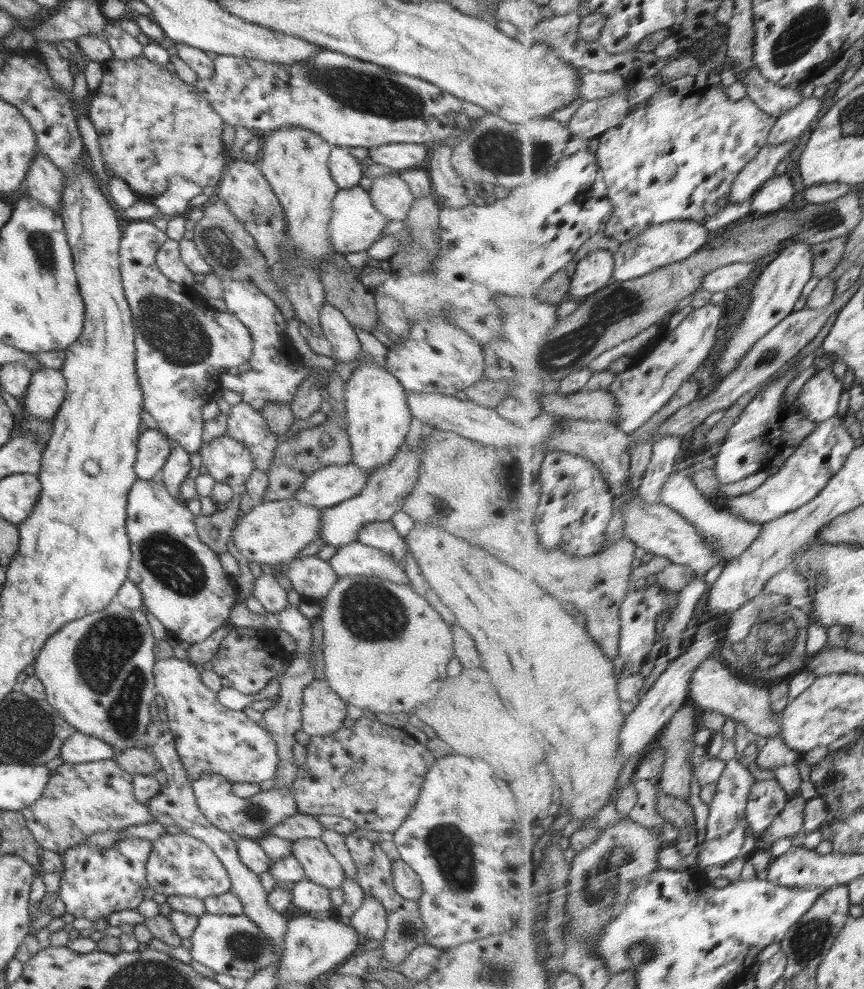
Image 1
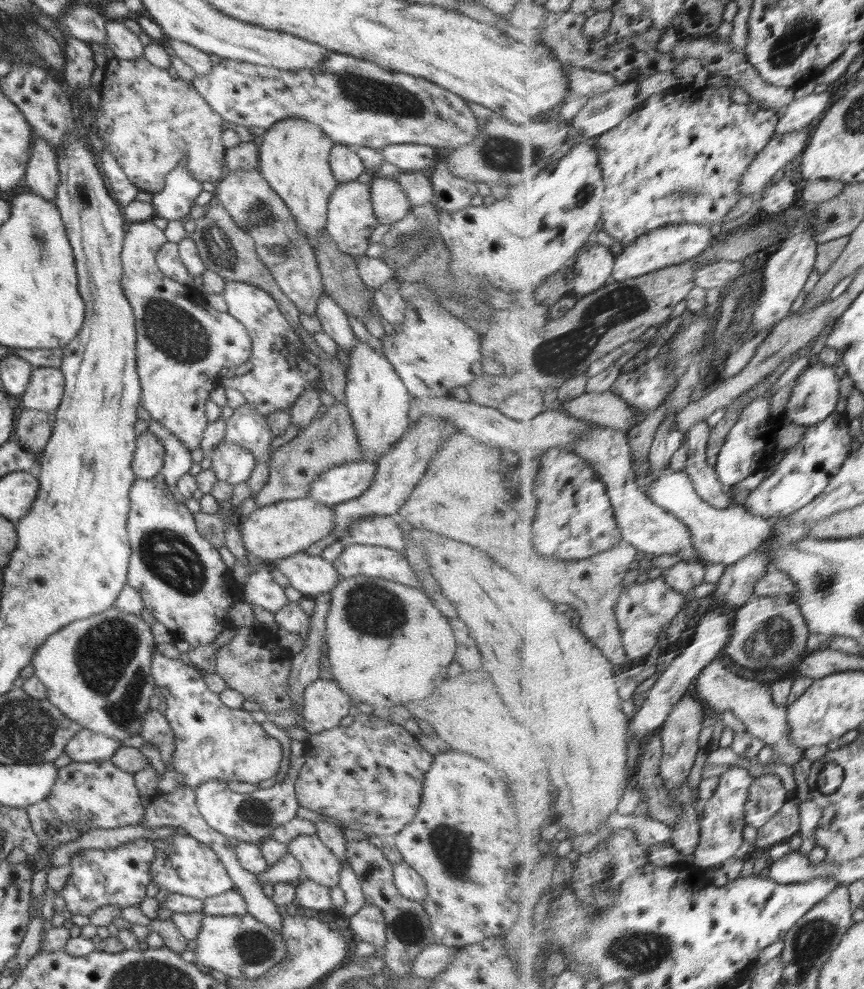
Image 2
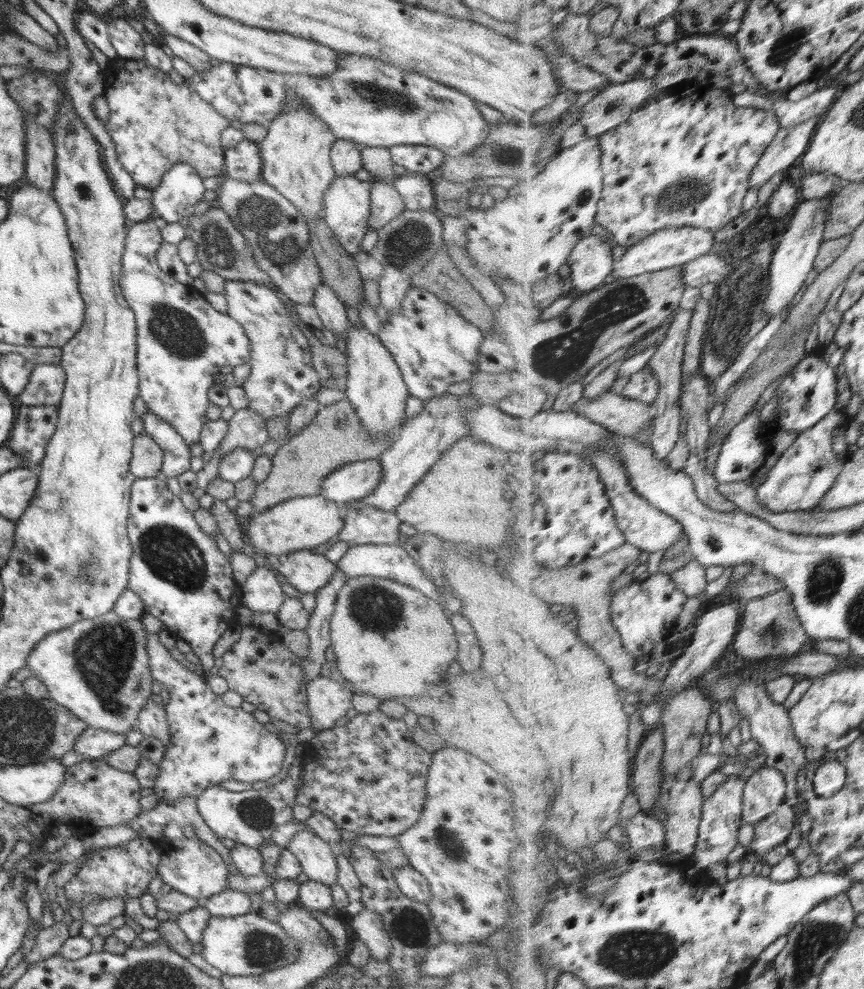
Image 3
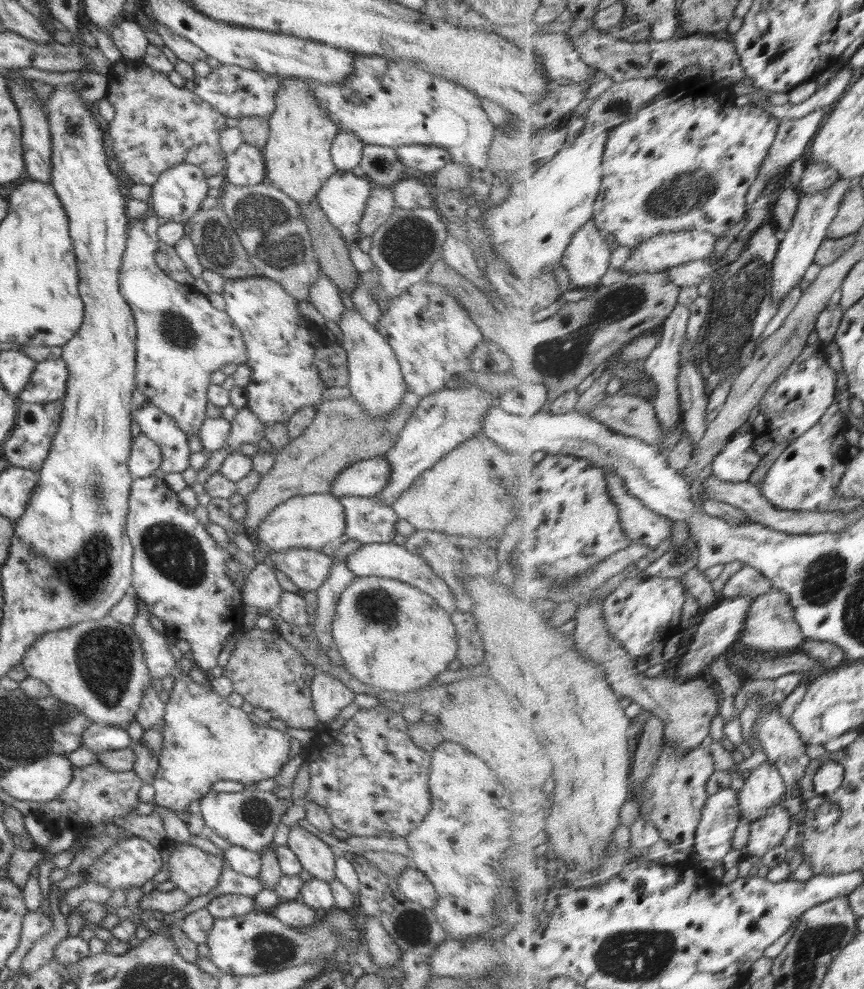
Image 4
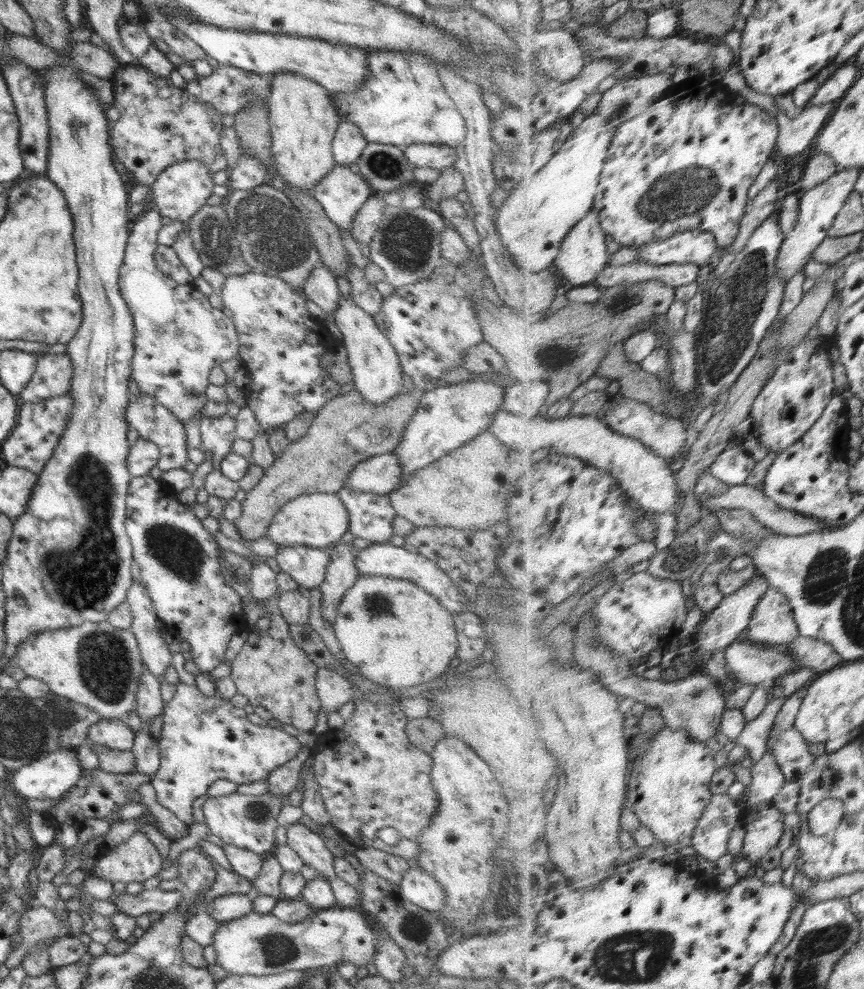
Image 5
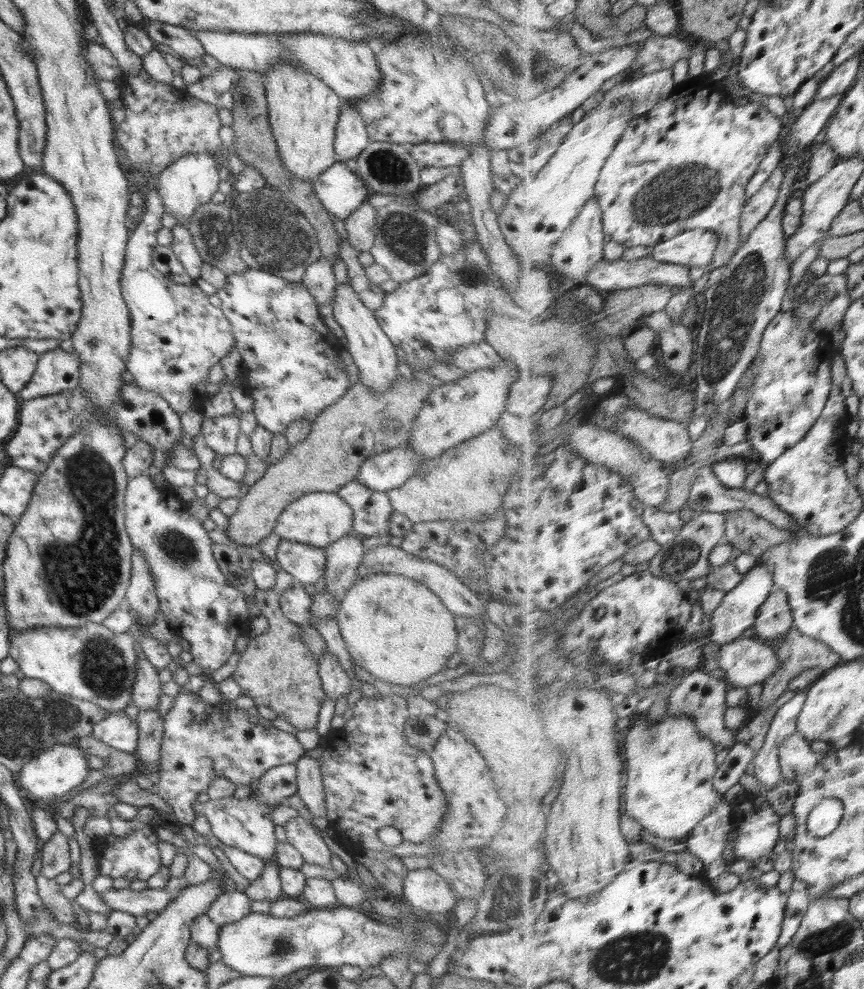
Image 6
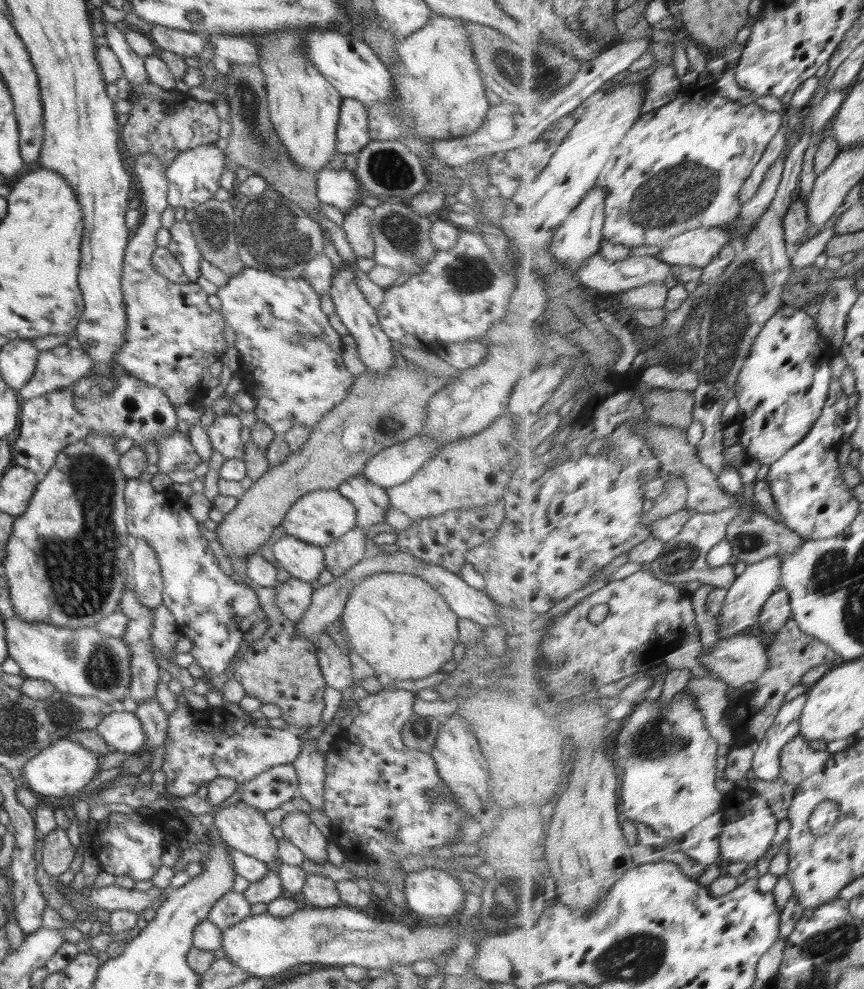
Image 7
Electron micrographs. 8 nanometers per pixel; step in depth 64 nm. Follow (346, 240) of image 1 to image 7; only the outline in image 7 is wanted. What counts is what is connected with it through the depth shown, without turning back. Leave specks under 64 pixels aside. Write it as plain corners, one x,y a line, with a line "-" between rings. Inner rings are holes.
345,168
320,170
316,174
317,197
324,204
336,207
344,214
358,205
366,191
362,191
360,183
352,171

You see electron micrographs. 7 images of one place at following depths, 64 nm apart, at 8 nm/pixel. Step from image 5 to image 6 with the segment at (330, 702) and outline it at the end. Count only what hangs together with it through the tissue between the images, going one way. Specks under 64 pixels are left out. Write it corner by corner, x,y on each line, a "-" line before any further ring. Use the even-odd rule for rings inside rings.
324,652
324,656
320,658
318,678
322,683
325,696
329,699
346,697
352,690
352,681
344,668
338,662
338,658
332,652

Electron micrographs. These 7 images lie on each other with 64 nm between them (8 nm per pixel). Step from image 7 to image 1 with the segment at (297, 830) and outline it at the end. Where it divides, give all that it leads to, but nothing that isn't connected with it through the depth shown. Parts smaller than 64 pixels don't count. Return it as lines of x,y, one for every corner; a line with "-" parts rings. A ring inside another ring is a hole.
319,838
296,839
291,849
302,864
306,878
327,889
342,886
345,874
340,863

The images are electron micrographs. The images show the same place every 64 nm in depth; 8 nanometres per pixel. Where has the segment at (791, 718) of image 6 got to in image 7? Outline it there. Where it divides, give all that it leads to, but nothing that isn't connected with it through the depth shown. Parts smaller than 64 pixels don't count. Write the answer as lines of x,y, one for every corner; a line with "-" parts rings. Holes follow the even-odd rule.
806,693
796,700
789,699
781,708
772,729
755,754
753,770
760,779
773,781
781,777
783,769
781,765
782,753
793,739
801,735
801,718
808,701
809,693

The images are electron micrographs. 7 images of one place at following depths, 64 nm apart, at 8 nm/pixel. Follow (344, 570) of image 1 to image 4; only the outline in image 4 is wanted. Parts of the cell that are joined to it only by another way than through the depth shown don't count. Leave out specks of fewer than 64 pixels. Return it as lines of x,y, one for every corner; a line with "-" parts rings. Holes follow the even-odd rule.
372,543
363,544
354,552
345,558
348,568
357,576
377,576
387,579
401,580
406,584
411,584
430,596
444,611
456,611
456,600
450,592
450,588
433,573
432,568
426,564
426,561
418,555
408,552
402,545
396,543

